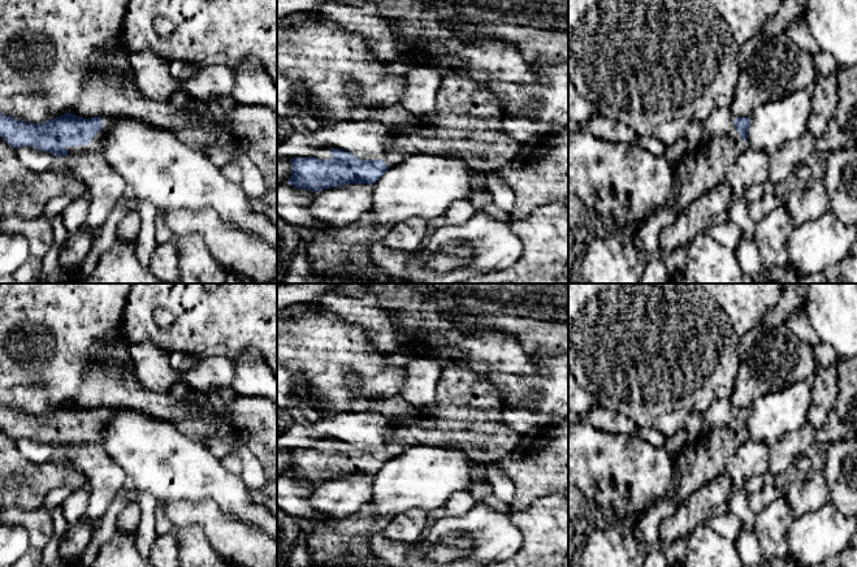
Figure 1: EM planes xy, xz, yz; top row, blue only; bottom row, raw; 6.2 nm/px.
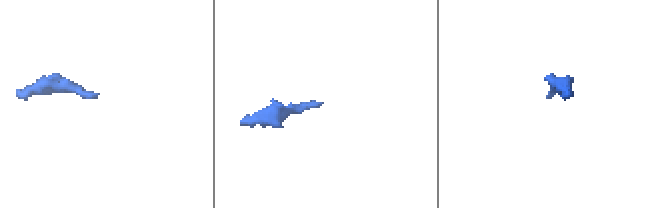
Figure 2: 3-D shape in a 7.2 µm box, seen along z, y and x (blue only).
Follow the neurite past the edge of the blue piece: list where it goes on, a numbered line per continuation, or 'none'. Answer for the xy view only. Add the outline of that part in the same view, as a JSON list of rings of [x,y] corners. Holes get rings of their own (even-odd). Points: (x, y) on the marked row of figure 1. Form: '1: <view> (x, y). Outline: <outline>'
1: xy (95, 146). Outline: [[[101,116],[101,130],[96,133],[88,144],[66,147],[68,155],[95,155],[103,153],[103,142],[107,135],[109,125],[114,117]]]

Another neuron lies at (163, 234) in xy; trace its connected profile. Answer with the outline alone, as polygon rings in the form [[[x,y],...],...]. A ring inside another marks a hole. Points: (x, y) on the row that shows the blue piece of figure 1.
[[[157,211],[155,217],[155,241],[157,244],[166,243],[176,238],[174,233],[168,228],[164,221],[165,211]]]

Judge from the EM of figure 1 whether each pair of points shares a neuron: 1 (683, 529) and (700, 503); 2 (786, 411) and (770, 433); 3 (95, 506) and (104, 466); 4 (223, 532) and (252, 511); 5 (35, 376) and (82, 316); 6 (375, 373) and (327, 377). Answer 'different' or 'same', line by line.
1: same
2: same
3: same
4: different
5: same
6: same

